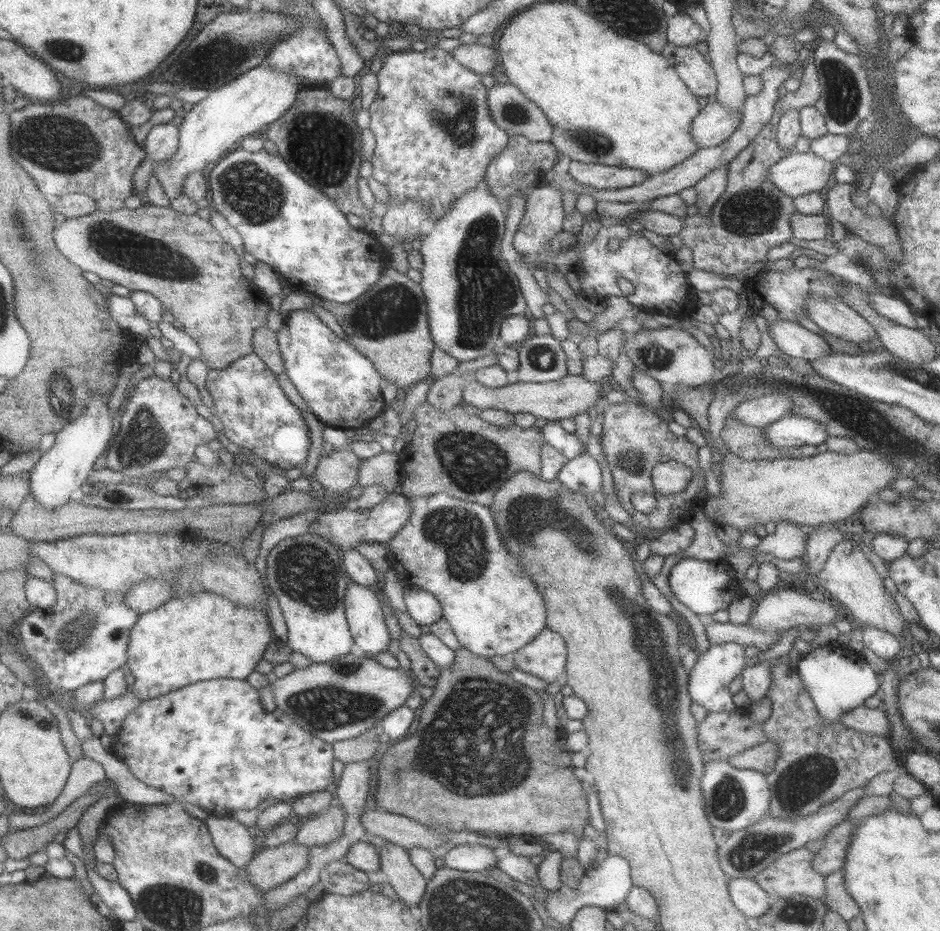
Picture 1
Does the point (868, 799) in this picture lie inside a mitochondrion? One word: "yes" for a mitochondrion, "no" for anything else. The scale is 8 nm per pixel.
no

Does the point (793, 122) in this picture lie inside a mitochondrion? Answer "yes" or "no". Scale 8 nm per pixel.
no

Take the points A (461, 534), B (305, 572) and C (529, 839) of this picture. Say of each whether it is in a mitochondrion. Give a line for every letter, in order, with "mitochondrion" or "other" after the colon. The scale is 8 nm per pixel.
A: mitochondrion
B: mitochondrion
C: other

